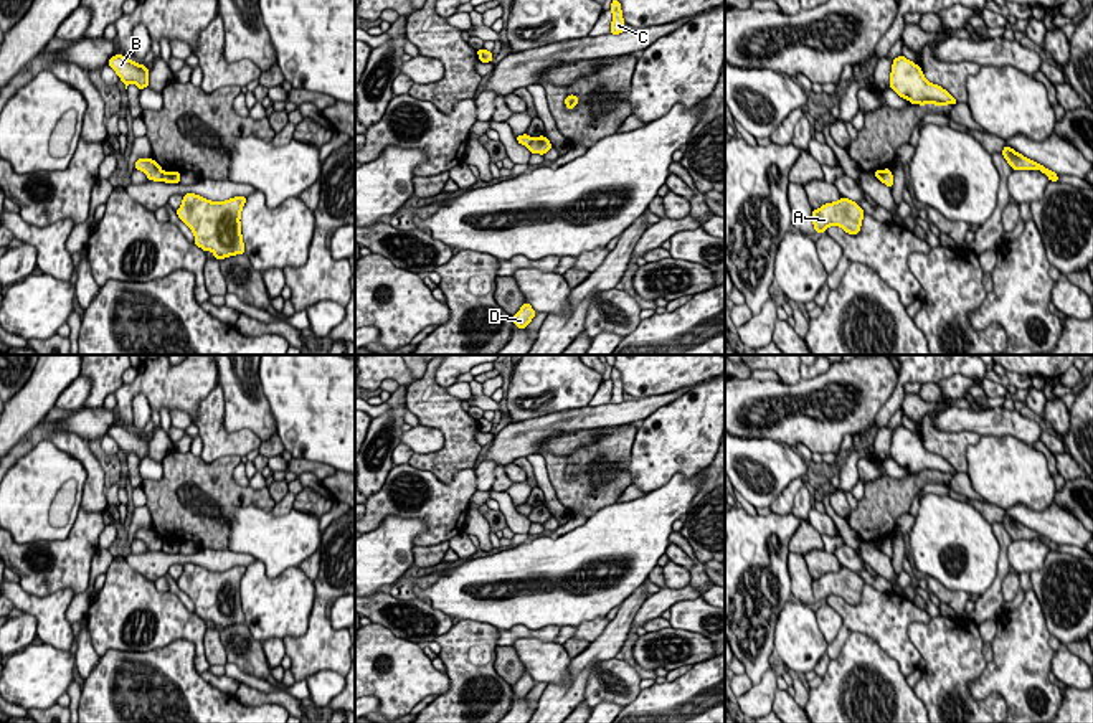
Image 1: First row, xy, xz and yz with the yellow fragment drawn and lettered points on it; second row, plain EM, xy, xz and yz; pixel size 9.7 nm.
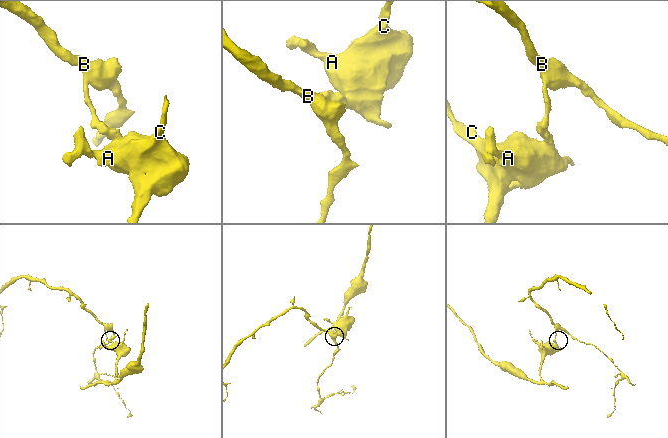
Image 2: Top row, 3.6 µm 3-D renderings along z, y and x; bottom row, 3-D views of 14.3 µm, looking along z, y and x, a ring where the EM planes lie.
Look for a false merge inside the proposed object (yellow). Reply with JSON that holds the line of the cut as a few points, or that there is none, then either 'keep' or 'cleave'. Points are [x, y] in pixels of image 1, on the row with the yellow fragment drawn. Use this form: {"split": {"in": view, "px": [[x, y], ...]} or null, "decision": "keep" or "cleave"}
{"split": {"in": "xy", "px": [[164, 172], [160, 179]]}, "decision": "cleave"}

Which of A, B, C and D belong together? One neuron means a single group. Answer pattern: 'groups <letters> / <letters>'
groups A C / B D

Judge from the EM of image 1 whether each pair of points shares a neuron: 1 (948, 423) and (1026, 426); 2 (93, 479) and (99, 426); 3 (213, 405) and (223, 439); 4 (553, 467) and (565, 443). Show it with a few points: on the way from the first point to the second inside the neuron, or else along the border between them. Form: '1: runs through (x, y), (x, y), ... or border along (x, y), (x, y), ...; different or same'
1: runs through (968, 421), (1006, 423); same
2: border along (58, 420), (61, 430), (78, 434), (86, 443); different
3: runs through (213, 413), (215, 431); same
4: border along (595, 441), (567, 454), (542, 454); different

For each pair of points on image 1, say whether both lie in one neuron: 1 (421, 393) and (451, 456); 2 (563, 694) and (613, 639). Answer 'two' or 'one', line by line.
1: one
2: one

